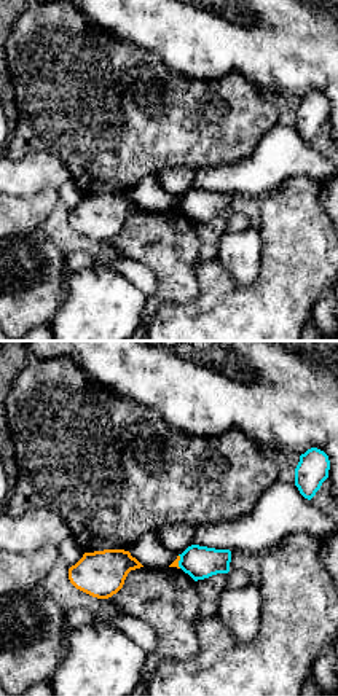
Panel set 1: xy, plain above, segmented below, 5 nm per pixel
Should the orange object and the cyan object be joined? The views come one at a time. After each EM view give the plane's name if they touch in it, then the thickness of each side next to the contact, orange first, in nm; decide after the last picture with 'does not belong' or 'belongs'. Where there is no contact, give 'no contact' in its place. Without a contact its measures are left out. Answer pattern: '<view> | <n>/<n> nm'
xy | 30/170 nm

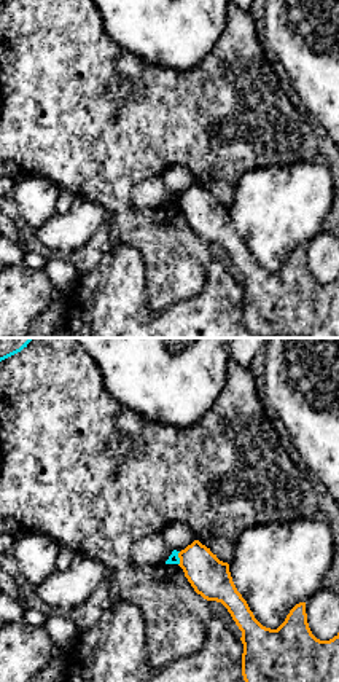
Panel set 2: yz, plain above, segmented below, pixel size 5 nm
yz | 200/50 nm

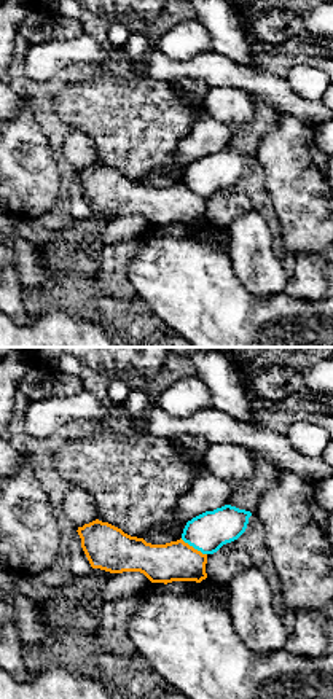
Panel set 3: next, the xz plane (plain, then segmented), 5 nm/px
xz | 200/200 nm

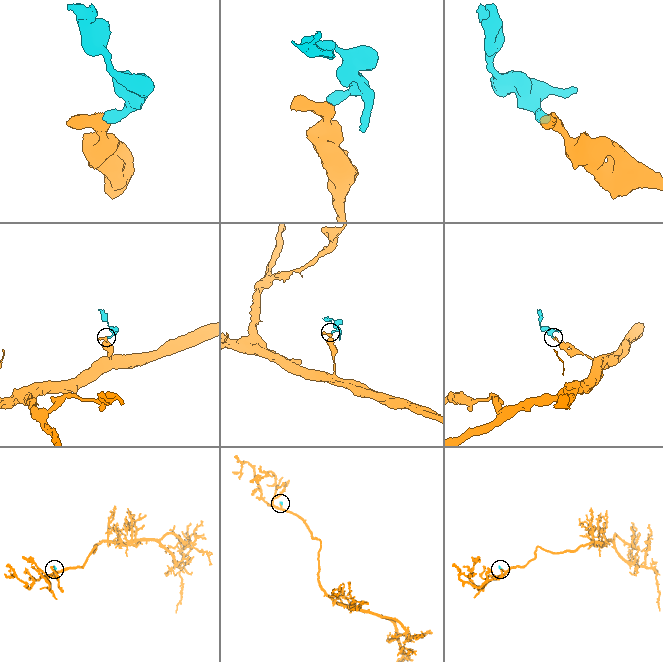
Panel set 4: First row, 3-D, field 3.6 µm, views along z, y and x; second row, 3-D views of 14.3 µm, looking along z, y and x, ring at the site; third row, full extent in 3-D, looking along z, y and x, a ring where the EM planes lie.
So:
does not belong

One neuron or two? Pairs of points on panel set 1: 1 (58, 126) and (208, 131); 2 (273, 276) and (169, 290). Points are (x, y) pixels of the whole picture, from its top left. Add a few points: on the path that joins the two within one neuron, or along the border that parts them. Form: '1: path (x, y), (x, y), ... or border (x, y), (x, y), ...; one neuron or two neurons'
1: path (94, 126), (171, 128); one neuron
2: border (200, 261), (198, 293), (188, 301), (163, 304); two neurons

